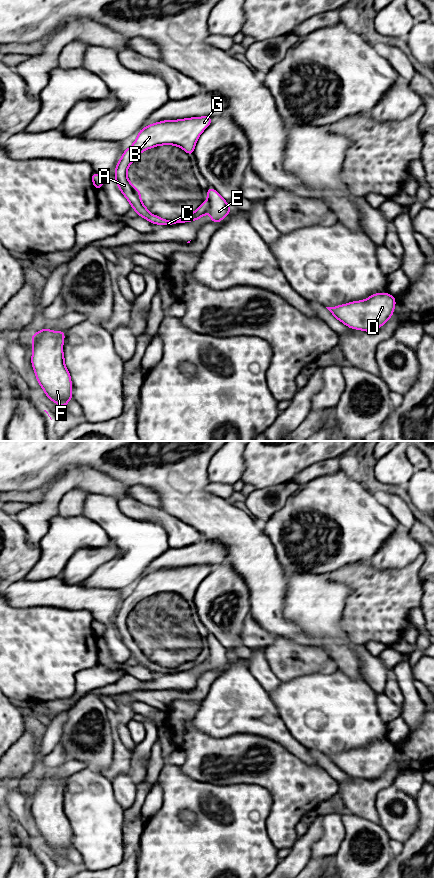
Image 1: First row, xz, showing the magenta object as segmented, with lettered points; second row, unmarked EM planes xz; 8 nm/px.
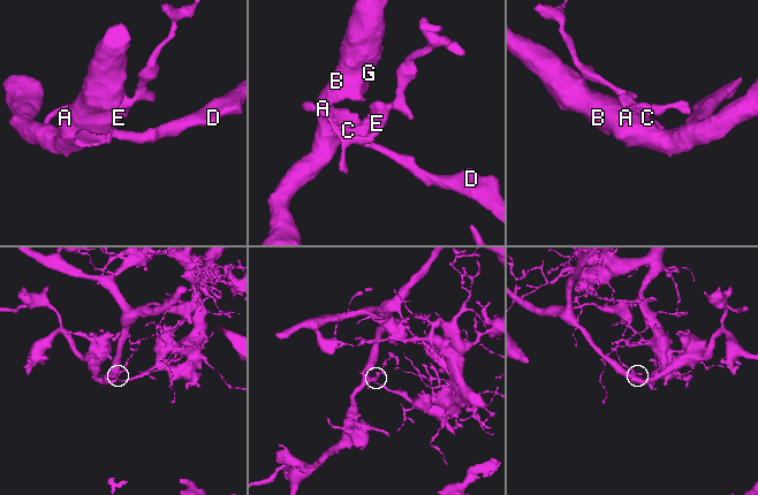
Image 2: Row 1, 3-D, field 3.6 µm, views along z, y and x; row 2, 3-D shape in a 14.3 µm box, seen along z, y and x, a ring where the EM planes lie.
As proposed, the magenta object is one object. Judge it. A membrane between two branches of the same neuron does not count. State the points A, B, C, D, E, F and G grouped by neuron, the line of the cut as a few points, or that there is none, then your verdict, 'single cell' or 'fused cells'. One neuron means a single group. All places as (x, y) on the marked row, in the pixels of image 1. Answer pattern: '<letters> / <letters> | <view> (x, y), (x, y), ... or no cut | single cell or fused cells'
A B C D F G / E | xz (207, 202), (210, 208) | fused cells

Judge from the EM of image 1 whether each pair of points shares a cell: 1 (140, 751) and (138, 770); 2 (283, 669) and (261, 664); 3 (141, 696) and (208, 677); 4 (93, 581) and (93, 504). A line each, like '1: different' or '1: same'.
1: same
2: different
3: same
4: same

